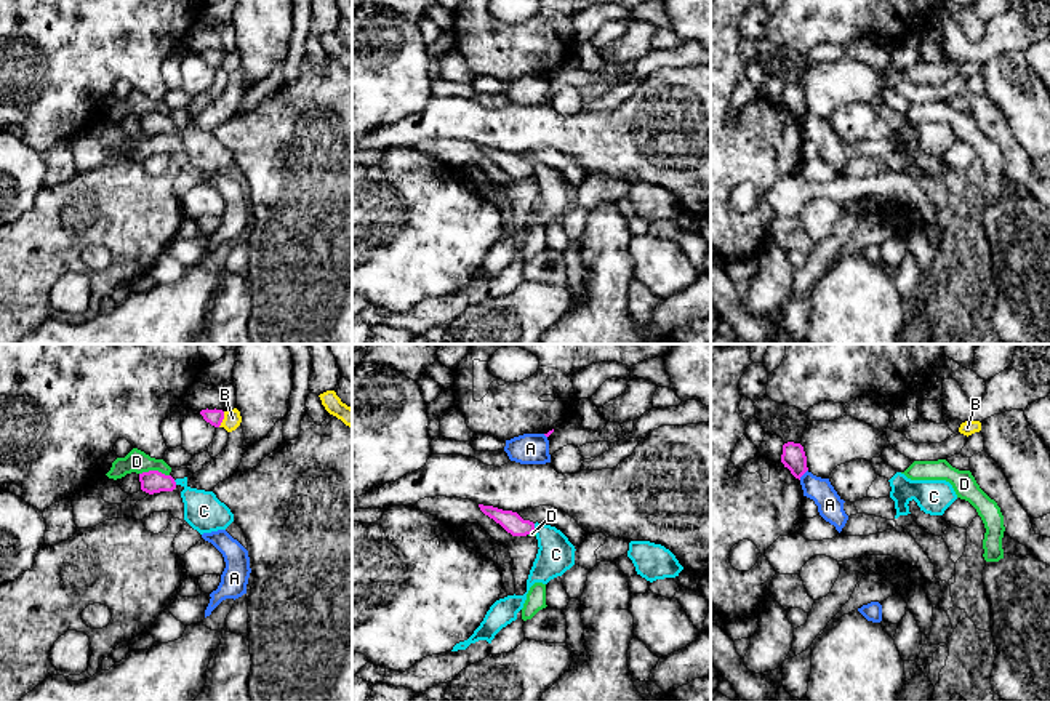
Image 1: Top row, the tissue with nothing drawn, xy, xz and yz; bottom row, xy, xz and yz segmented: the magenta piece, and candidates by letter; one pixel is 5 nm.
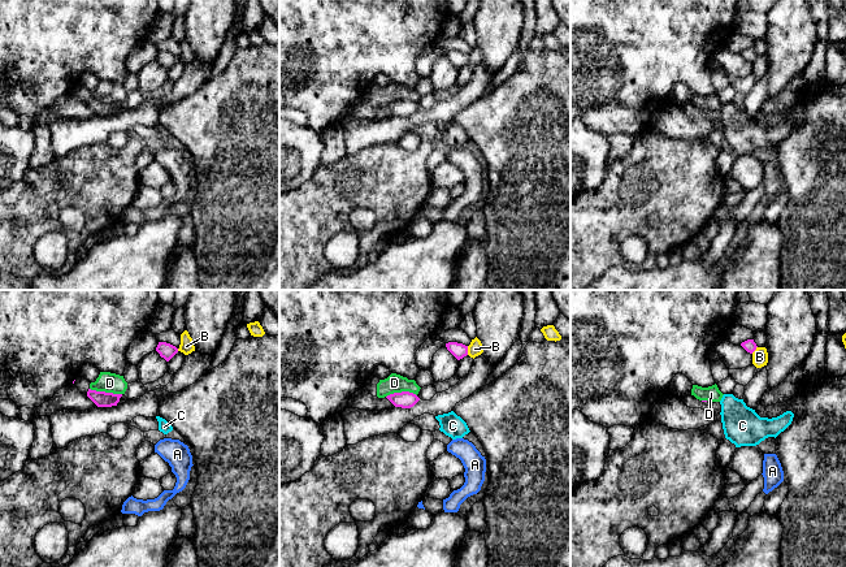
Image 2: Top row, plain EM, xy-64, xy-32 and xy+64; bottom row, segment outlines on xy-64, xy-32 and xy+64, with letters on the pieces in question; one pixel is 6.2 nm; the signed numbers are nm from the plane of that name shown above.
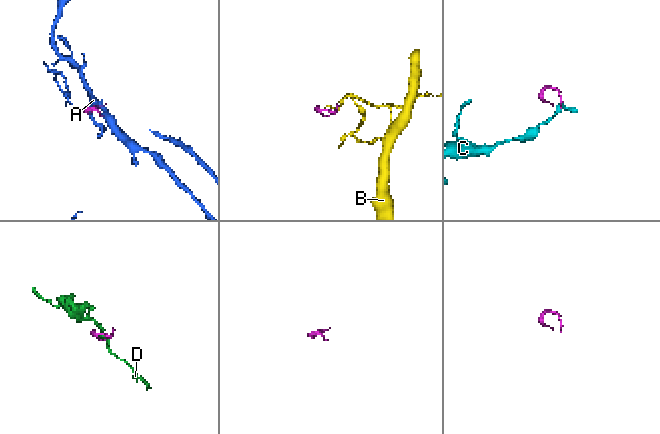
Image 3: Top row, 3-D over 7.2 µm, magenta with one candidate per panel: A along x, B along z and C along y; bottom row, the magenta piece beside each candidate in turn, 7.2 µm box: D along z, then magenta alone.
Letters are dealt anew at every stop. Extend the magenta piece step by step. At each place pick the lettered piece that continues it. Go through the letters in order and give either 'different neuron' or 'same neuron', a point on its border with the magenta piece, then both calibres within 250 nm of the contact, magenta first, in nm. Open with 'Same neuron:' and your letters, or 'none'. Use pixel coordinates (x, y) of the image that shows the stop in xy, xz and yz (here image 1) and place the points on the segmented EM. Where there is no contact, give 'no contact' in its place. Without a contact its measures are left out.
Same neuron: none
A: different neuron; meets magenta in yz at (804, 472); 120 nm thick on the magenta side, 130 nm on the other
B: different neuron; meets magenta in xy at (223, 418); 80 nm thick on the magenta side, 90 nm on the other
C: different neuron; meets magenta in xz at (533, 528); 100 nm thick on the magenta side, 190 nm on the other
D: different neuron; meets magenta in xy at (154, 471); 110 nm thick on the magenta side, 110 nm on the other

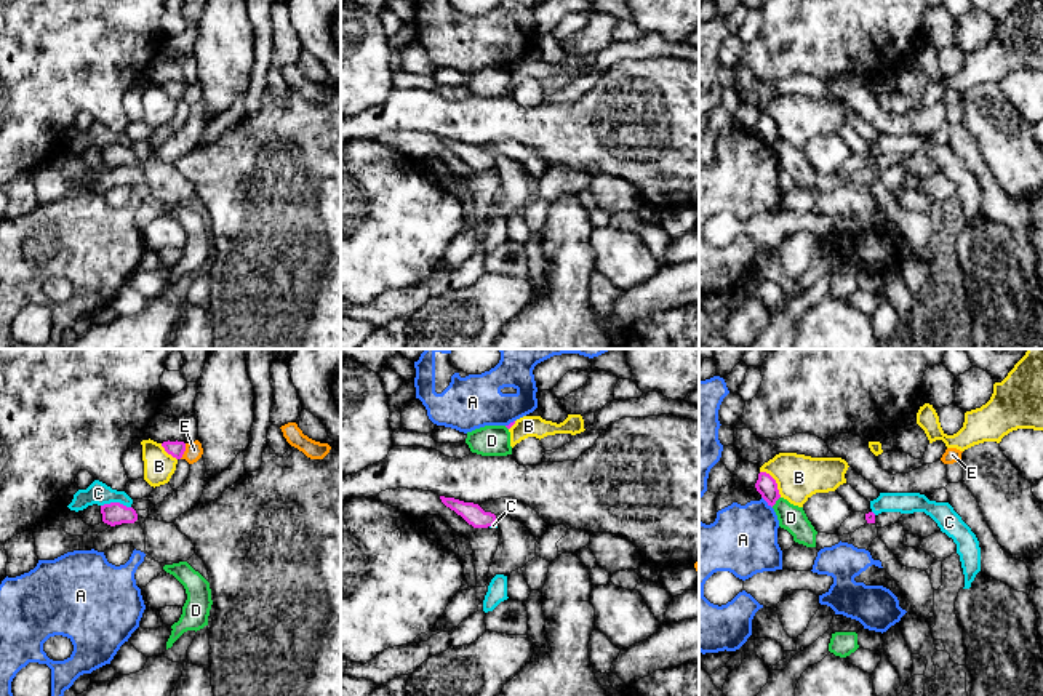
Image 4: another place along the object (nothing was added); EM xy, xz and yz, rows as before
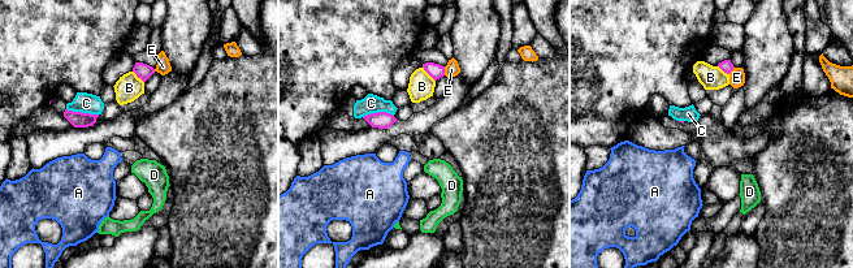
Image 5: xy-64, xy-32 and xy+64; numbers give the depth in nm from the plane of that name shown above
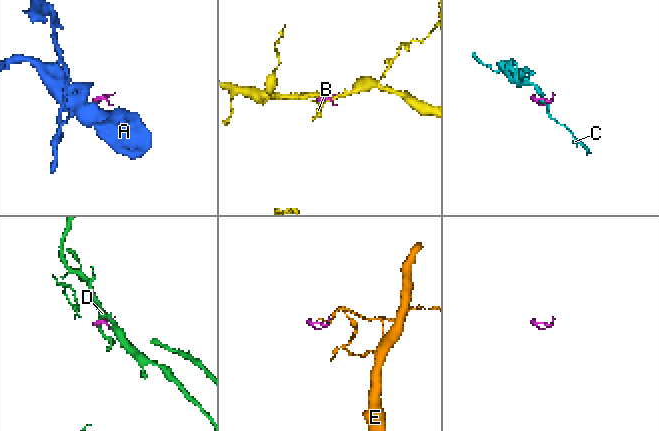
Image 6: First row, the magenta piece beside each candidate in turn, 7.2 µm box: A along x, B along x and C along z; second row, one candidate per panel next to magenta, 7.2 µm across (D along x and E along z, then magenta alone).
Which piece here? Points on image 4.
Same neuron: none
A: different neuron; meets magenta in yz at (767, 501); 100 nm thick on the magenta side, 340 nm on the other
B: different neuron; meets magenta in yz at (775, 482); 100 nm thick on the magenta side, 220 nm on the other
C: different neuron; meets magenta in xy at (115, 503); 110 nm thick on the magenta side, 110 nm on the other
D: different neuron; meets magenta in yz at (776, 500); 100 nm thick on the magenta side, 130 nm on the other
E: different neuron; meets magenta in xy at (184, 450); 80 nm thick on the magenta side, 90 nm on the other

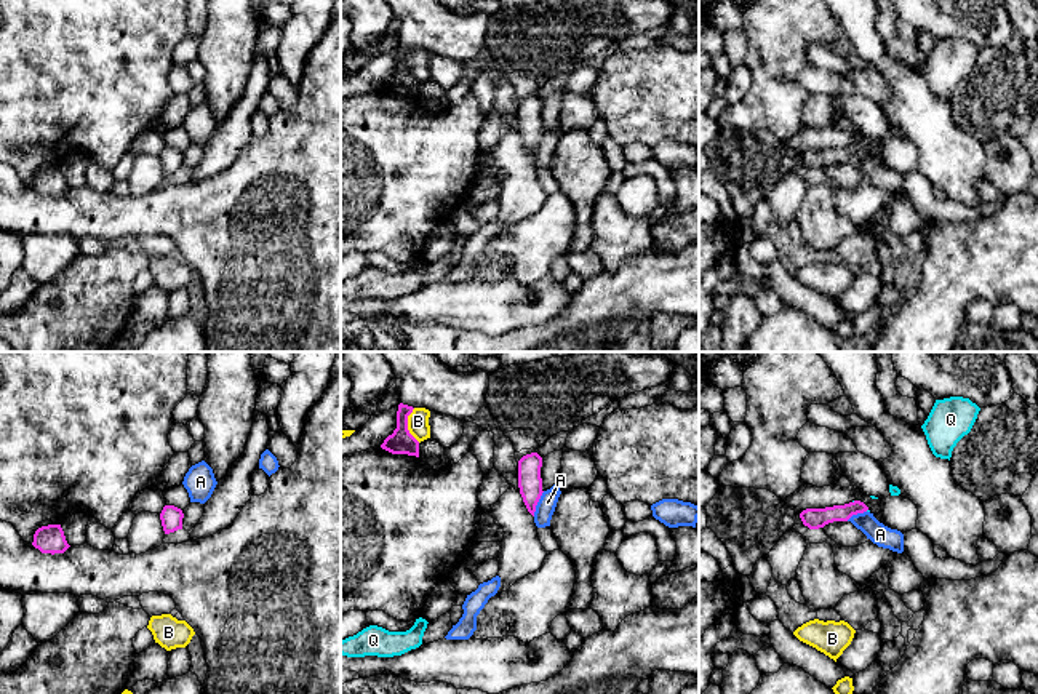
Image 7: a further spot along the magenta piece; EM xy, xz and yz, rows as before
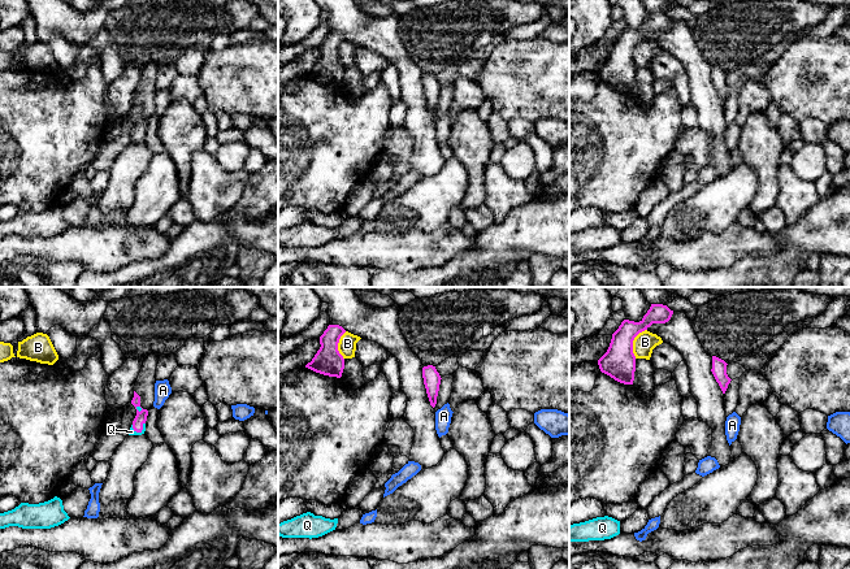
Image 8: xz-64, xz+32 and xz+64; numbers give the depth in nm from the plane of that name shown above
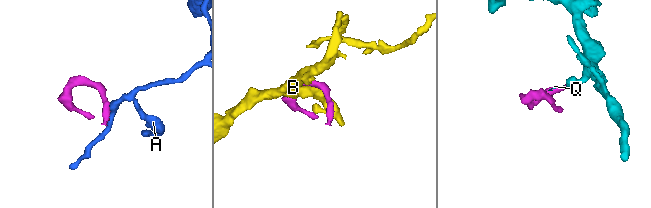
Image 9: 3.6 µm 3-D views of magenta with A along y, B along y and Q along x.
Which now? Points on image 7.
Same neuron: none
A: different neuron; meets magenta in xz at (536, 504); 120 nm thick on the magenta side, 90 nm on the other
B: different neuron; meets magenta in xz at (407, 426); 120 nm thick on the magenta side, 110 nm on the other
Q: different neuron; no contact

